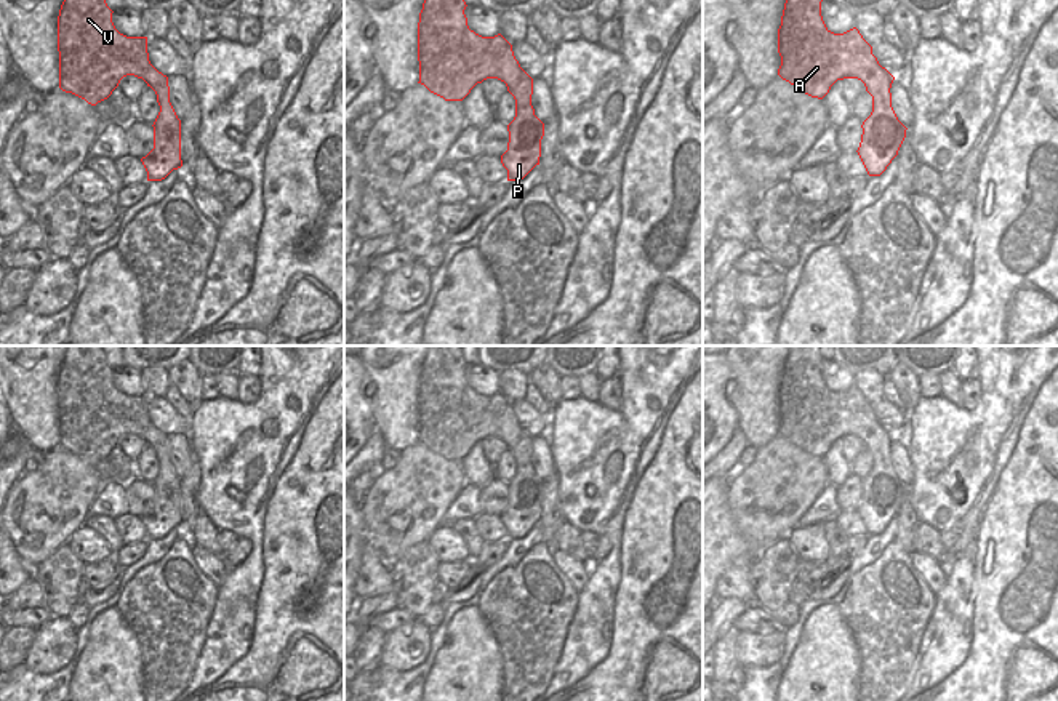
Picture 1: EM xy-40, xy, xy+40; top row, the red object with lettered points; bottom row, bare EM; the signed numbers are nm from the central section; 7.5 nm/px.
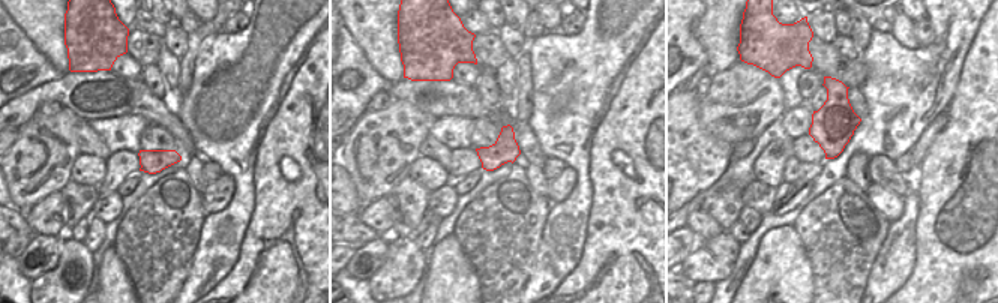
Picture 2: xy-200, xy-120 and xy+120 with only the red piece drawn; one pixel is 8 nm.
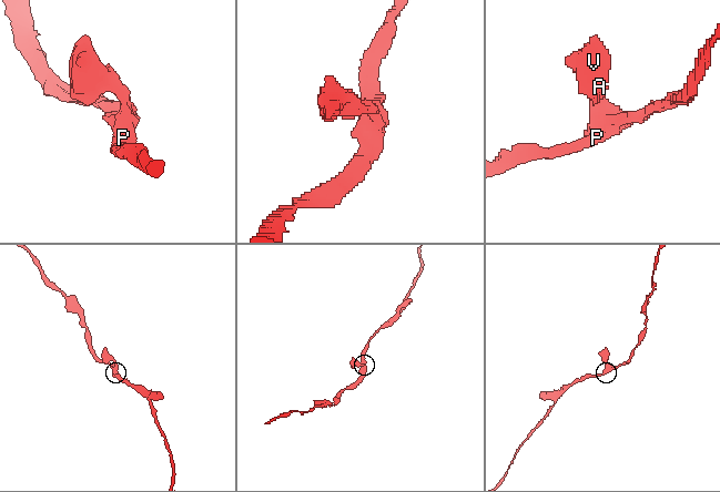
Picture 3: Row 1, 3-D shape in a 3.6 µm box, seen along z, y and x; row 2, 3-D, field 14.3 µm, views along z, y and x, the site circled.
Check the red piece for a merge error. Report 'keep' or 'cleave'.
keep

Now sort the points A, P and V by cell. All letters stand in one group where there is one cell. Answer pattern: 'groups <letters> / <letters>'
groups A P V

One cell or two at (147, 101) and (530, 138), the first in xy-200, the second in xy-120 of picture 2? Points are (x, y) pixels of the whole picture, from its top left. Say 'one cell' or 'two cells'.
one cell

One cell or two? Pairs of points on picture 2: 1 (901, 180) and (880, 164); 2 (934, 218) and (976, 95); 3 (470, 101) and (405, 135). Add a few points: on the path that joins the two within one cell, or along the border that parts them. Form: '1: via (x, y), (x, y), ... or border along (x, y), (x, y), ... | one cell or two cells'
1: via (896, 180), (884, 168) | one cell
2: via (956, 188), (976, 125) | one cell
3: border along (404, 101), (437, 117) | two cells

